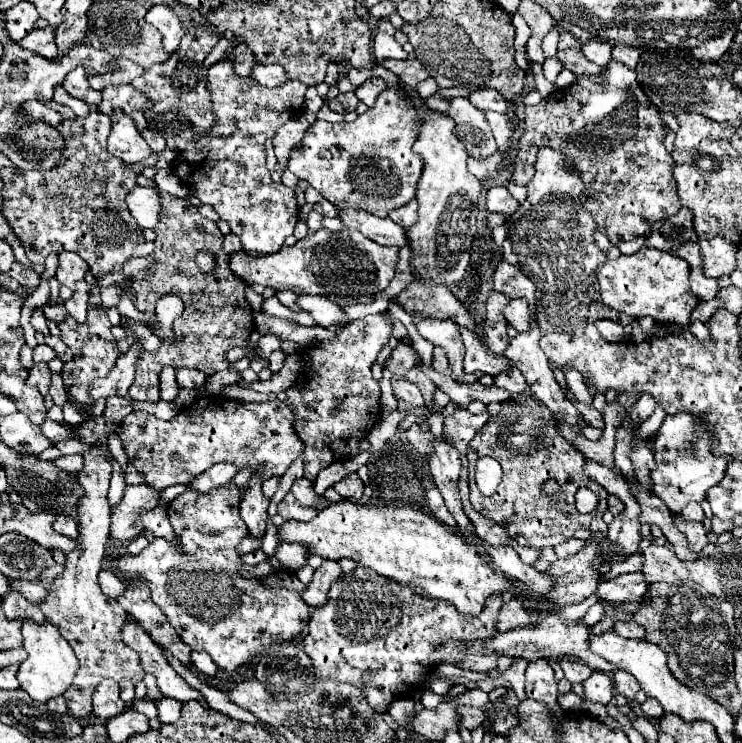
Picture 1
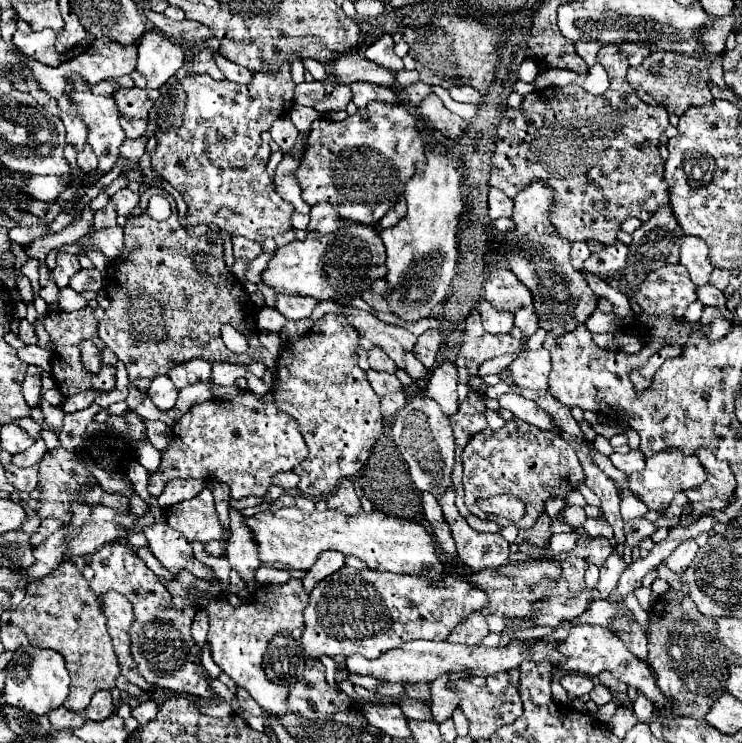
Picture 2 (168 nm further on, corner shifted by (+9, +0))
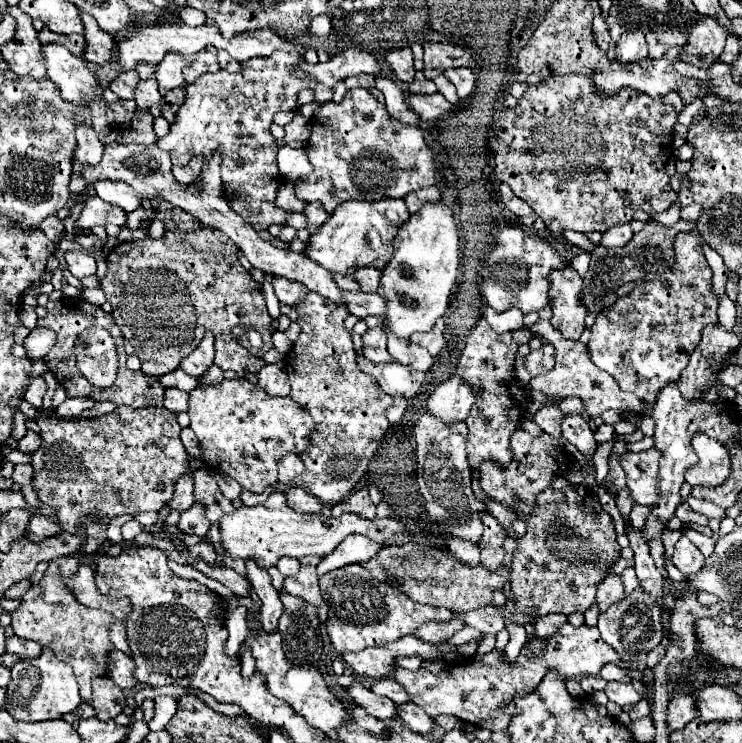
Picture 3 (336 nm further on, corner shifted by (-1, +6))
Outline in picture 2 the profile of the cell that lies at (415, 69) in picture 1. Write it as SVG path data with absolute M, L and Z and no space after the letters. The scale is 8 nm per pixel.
M348 53L334 59L330 67L330 75L334 75L336 83L354 83L354 81L368 81L376 85L392 87L396 83L396 75L362 55Z

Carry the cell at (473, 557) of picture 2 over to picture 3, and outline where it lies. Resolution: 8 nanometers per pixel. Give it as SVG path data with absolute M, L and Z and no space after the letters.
M480 513L480 521L484 525L484 533L482 533L482 539L478 541L478 547L482 551L482 565L486 569L498 569L502 563L504 563L504 539L508 537L506 535L506 529L490 515L490 513Z

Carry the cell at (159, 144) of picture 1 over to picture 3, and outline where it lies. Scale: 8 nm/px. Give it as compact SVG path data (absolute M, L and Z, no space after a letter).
M150 77L146 81L140 81L136 91L134 91L134 101L136 101L136 115L148 111L152 105L156 105L160 101L160 93L158 93L158 85L156 85L156 79Z

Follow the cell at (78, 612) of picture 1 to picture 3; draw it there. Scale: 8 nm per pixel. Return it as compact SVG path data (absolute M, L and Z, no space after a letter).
M60 557L48 563L48 569L44 571L42 581L32 585L32 589L28 589L26 595L22 597L20 607L12 611L12 627L14 627L14 635L38 641L42 647L52 649L60 659L68 661L74 667L74 673L80 685L80 697L86 703L90 703L92 681L96 677L106 675L114 645L108 637L112 615L106 611L98 611L82 605L62 581L64 577L72 577L82 563L84 561L80 557Z

